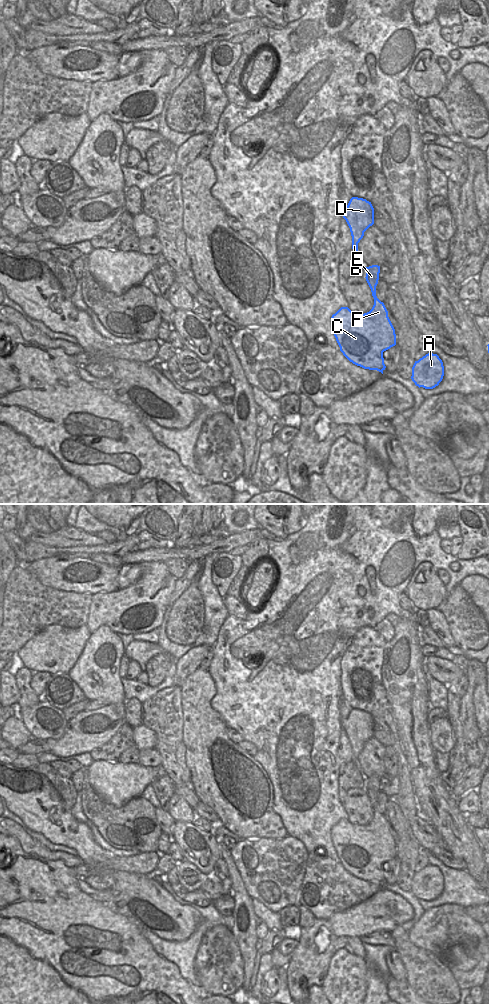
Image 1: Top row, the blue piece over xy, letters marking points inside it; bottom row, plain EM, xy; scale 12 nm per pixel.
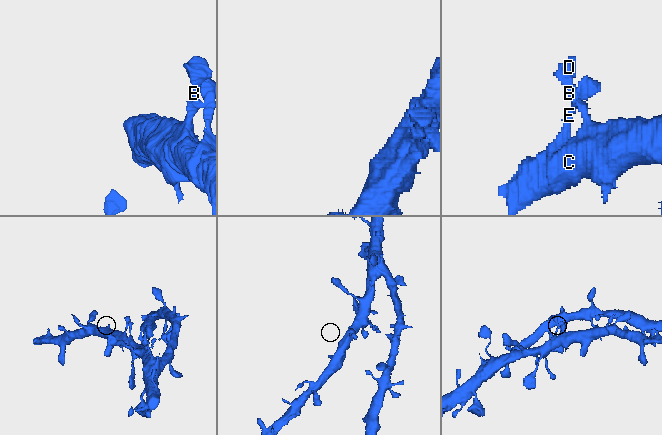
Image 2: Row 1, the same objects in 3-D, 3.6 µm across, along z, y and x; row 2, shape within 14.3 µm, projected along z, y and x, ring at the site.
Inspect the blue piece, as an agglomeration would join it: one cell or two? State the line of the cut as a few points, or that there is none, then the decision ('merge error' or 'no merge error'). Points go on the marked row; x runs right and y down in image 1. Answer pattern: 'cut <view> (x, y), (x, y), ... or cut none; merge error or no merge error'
cut none; no merge error

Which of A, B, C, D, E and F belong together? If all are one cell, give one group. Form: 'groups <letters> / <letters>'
groups A B C D E F

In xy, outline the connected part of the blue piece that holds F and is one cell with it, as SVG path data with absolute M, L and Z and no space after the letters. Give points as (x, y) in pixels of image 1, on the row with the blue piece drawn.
M380 266L366 267L366 281L374 298L372 309L364 314L341 307L331 317L332 332L343 355L353 364L383 374L383 352L396 345L395 329L383 302L376 296Z

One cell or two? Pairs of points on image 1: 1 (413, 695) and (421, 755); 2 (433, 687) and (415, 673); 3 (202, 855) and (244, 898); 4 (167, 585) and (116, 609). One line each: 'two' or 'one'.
1: one
2: two
3: two
4: one

